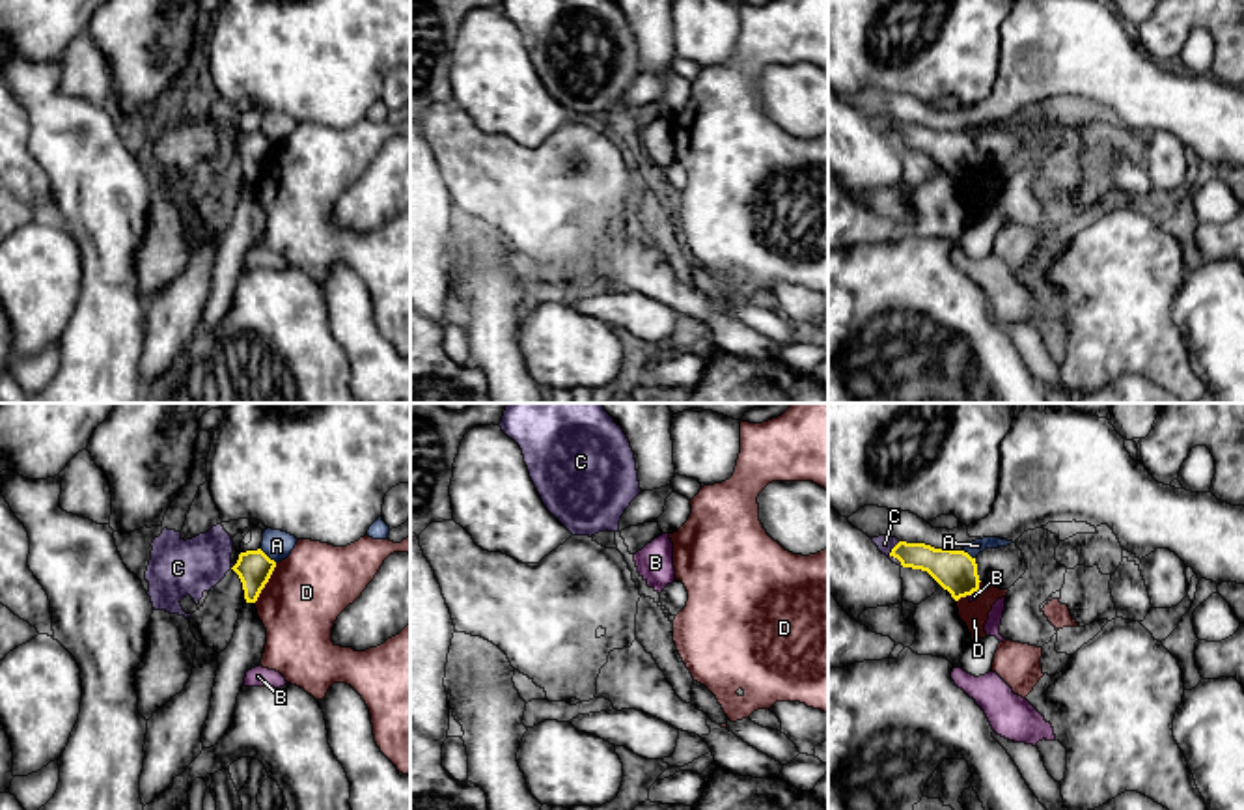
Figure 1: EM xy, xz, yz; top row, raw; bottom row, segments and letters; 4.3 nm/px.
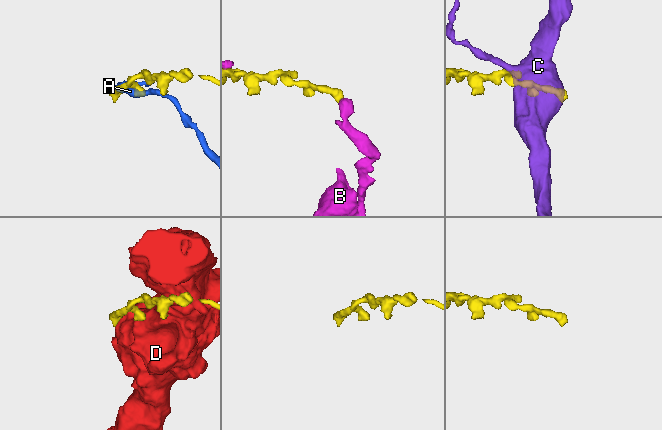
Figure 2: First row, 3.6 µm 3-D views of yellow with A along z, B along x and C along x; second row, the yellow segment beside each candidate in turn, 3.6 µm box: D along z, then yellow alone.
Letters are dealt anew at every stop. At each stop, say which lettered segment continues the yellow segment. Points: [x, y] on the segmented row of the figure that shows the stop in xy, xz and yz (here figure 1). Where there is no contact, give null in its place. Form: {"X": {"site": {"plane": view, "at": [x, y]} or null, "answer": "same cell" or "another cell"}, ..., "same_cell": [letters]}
{"A": {"site": {"plane": "xy", "at": [267, 557]}, "answer": "another cell"}, "B": {"site": {"plane": "yz", "at": [972, 592]}, "answer": "another cell"}, "C": {"site": {"plane": "yz", "at": [892, 555]}, "answer": "another cell"}, "D": {"site": {"plane": "xy", "at": [267, 581]}, "answer": "another cell"}, "same_cell": []}

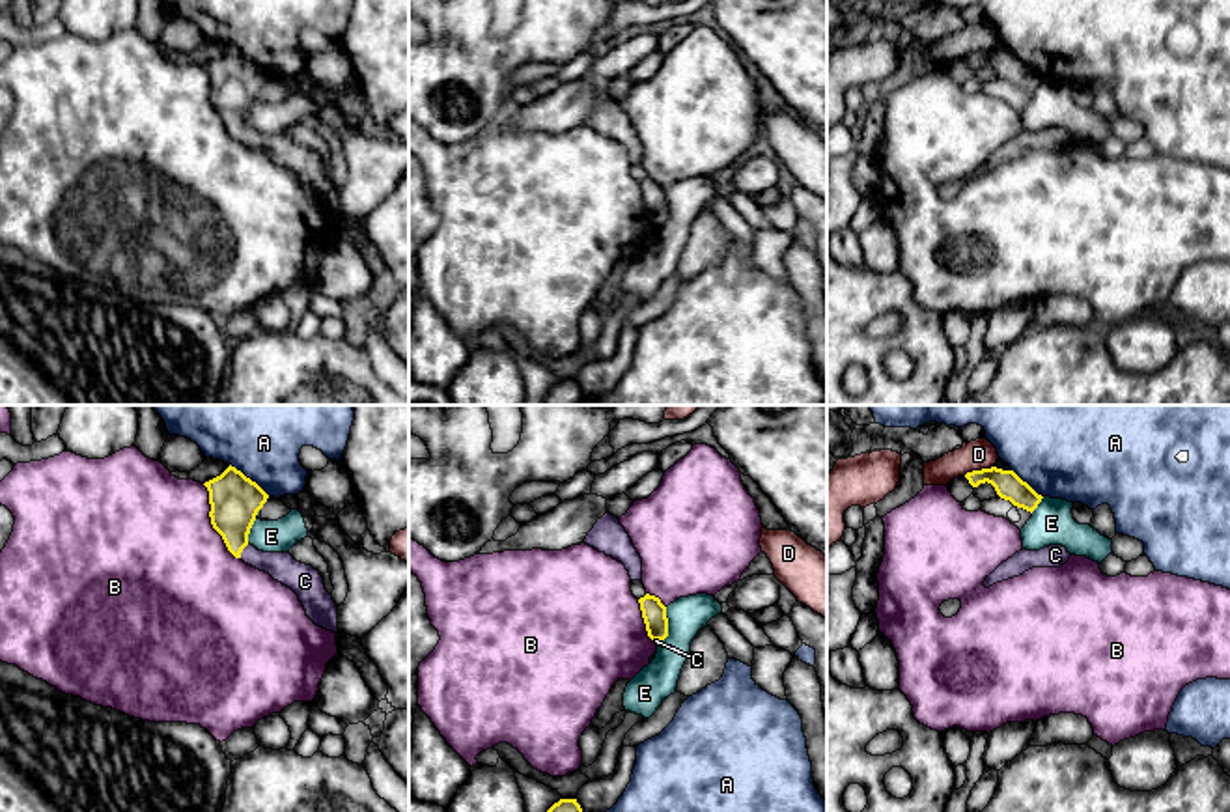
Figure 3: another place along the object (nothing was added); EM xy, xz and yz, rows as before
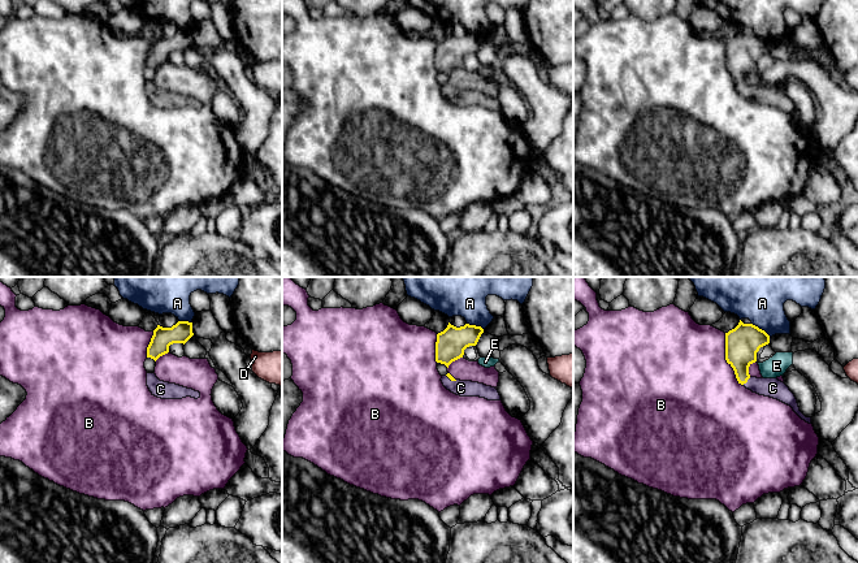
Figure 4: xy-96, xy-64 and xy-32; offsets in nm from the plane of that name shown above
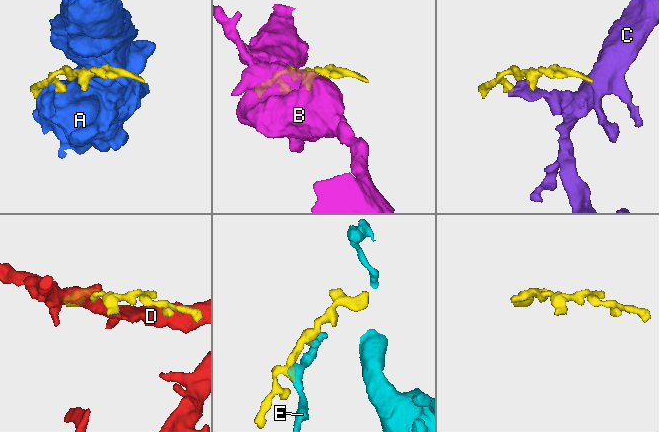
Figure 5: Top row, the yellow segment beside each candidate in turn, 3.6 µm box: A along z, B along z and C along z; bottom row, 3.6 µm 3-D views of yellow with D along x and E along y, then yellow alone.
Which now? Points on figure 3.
{"A": {"site": {"plane": "xy", "at": [249, 478]}, "answer": "another cell"}, "B": {"site": {"plane": "xy", "at": [211, 523]}, "answer": "another cell"}, "C": {"site": {"plane": "xy", "at": [241, 551]}, "answer": "same cell"}, "D": {"site": {"plane": "yz", "at": [978, 471]}, "answer": "another cell"}, "E": {"site": {"plane": "xz", "at": [667, 624]}, "answer": "another cell"}, "same_cell": ["C"]}

